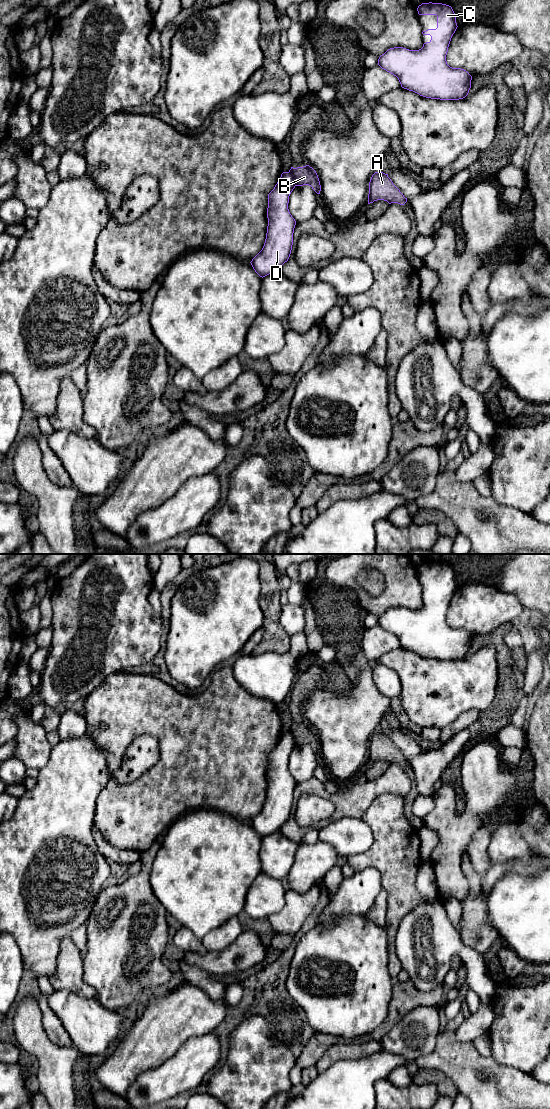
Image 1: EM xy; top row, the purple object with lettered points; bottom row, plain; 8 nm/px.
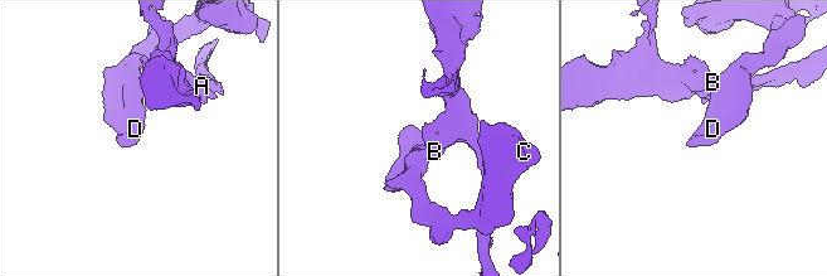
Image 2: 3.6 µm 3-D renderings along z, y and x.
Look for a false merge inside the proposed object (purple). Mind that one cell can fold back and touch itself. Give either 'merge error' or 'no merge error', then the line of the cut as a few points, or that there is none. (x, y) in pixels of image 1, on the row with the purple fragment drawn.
merge error | xy (288, 172), (295, 185)

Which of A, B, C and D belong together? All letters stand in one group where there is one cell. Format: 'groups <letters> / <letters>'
groups A B / C D

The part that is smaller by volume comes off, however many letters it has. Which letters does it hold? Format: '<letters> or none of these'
A, B

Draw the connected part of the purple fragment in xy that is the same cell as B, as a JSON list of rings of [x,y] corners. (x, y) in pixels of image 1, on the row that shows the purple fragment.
[[[309,165],[297,168],[291,167],[289,173],[294,180],[295,186],[309,185],[317,194],[320,194],[320,181],[316,171],[312,167]]]

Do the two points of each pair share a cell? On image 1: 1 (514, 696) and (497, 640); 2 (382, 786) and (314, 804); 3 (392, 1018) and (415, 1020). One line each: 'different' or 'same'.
1: same
2: different
3: different

